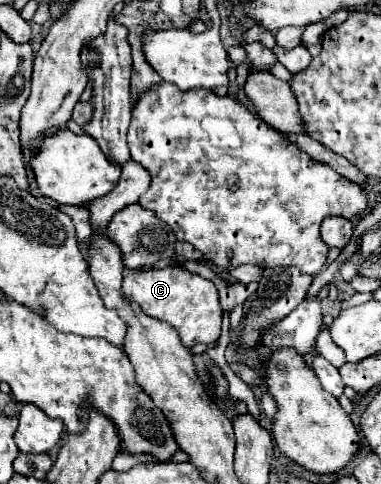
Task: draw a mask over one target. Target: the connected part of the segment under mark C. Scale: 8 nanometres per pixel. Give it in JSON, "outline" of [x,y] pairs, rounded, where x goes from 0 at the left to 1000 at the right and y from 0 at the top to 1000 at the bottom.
{"outline":[[[483,552],[346,560],[325,572],[320,601],[341,622],[357,622],[388,655],[446,667],[488,717],[514,709],[556,713],[577,696],[583,634],[572,626],[572,597],[551,576],[535,576],[520,564],[504,564]]]}

